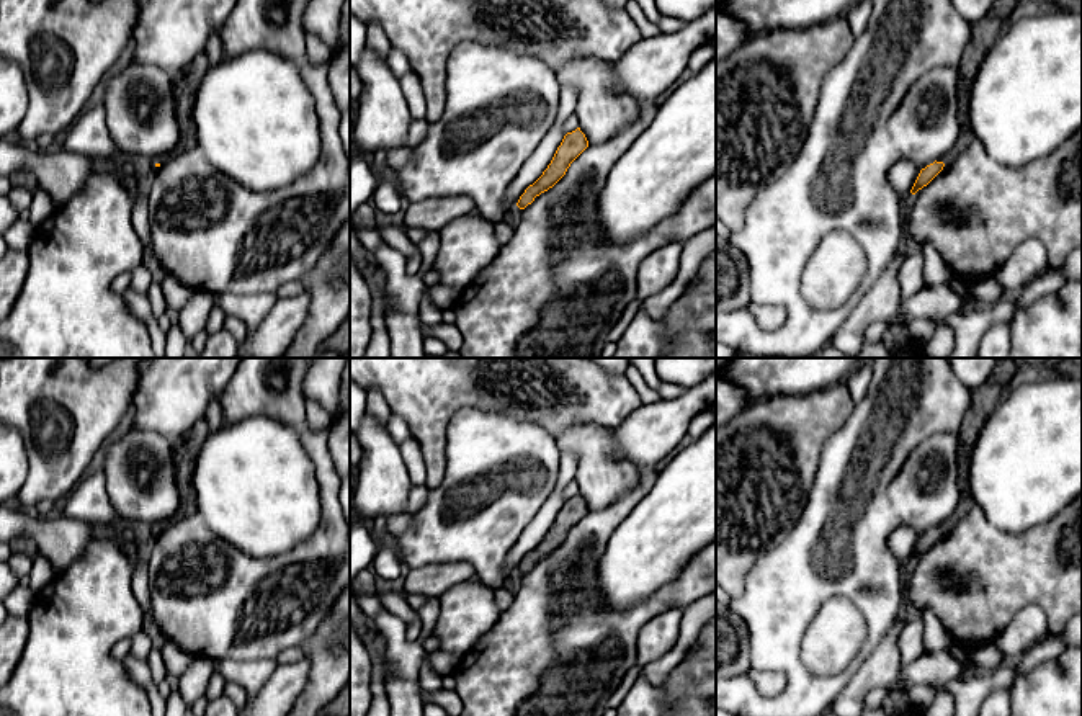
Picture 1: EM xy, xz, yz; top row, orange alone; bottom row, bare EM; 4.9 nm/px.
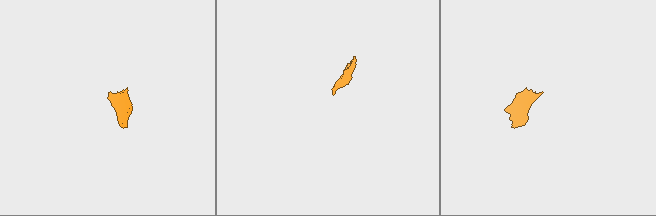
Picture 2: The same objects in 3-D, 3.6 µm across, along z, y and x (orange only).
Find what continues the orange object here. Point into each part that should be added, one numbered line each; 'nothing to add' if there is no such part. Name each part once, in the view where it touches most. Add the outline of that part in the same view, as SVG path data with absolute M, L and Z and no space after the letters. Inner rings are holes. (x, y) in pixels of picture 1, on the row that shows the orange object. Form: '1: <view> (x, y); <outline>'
1: yz (984, 33); M994 0L990 10L971 26L971 38L964 46L961 60L958 64L958 123L959 136L955 145L937 162L943 162L950 167L955 159L974 141L974 134L969 124L969 96L971 85L977 74L977 69L986 57L990 46L995 43L999 34L1015 18L1015 5L1018 0Z

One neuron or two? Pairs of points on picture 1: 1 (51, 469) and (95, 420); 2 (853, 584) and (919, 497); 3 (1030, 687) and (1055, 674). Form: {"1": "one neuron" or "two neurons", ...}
{"1": "one neuron", "2": "two neurons", "3": "one neuron"}

